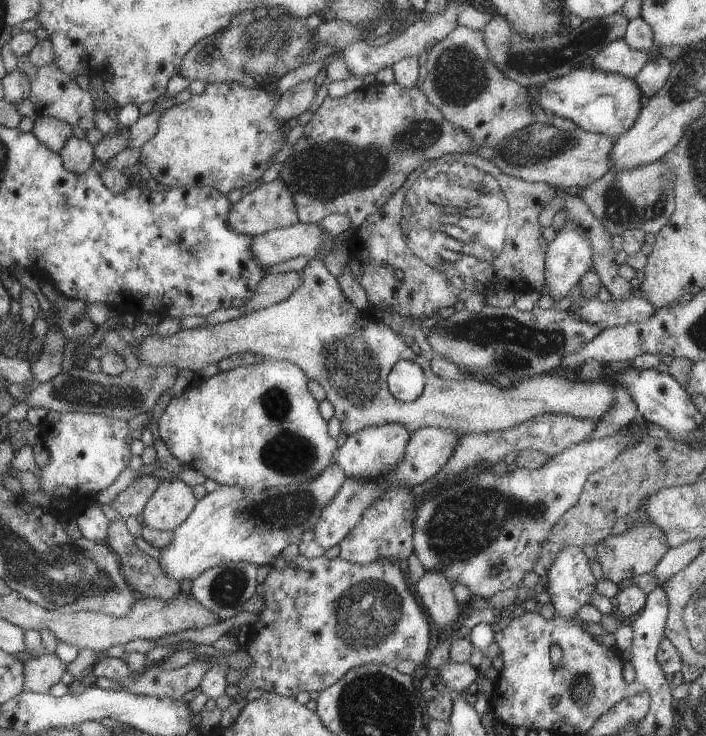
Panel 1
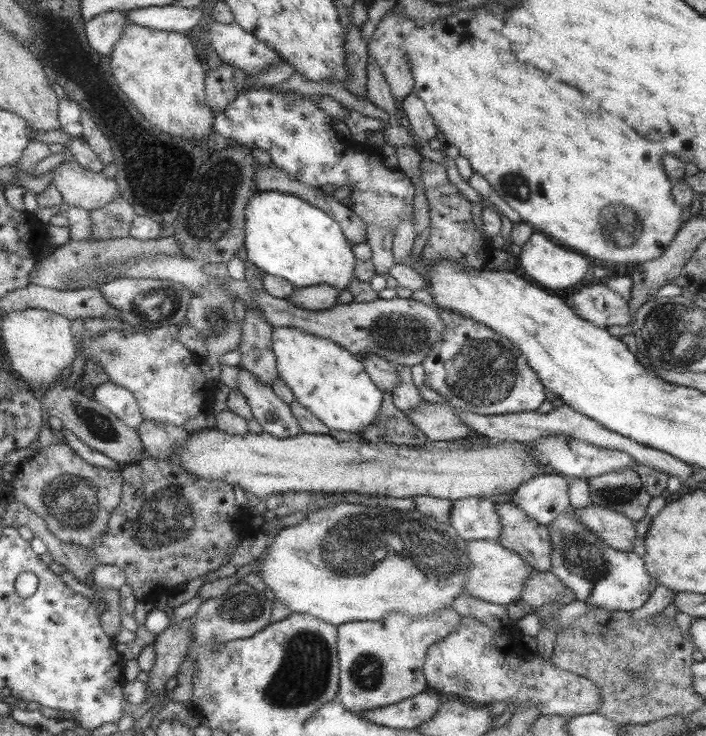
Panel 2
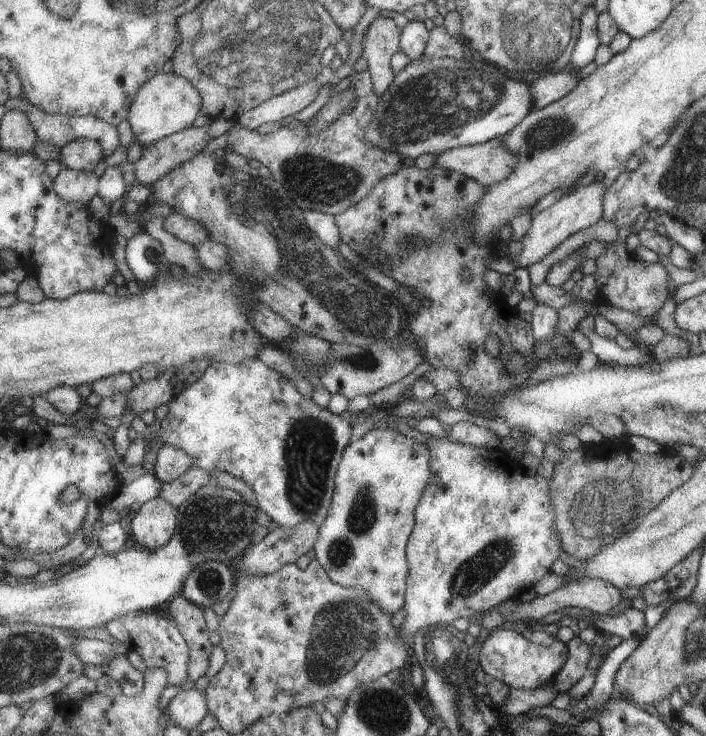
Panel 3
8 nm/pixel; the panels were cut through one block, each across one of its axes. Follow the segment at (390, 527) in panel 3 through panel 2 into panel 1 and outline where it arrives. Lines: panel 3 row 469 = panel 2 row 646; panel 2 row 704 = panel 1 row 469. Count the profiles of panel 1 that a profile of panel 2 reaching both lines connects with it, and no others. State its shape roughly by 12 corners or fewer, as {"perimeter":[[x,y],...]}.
{"perimeter":[[399,423],[347,435],[335,460],[347,479],[376,479],[402,459]]}

